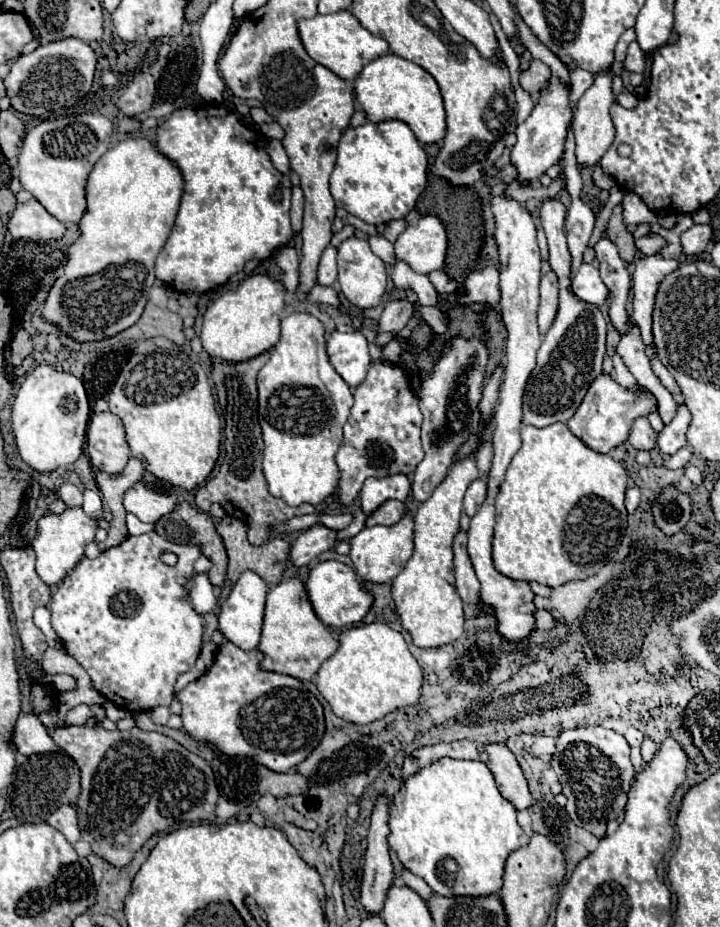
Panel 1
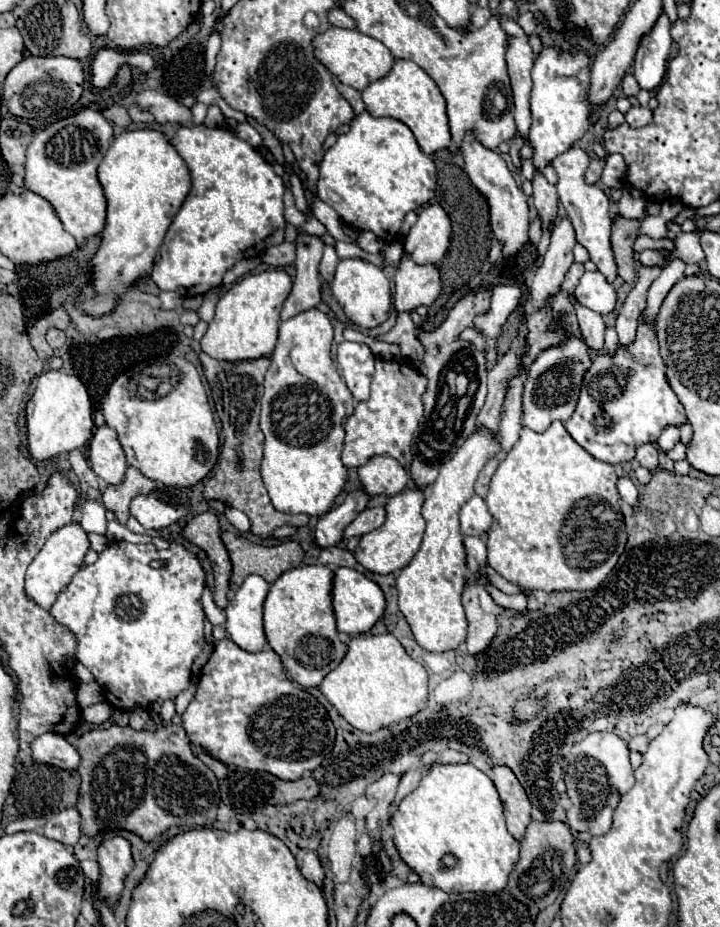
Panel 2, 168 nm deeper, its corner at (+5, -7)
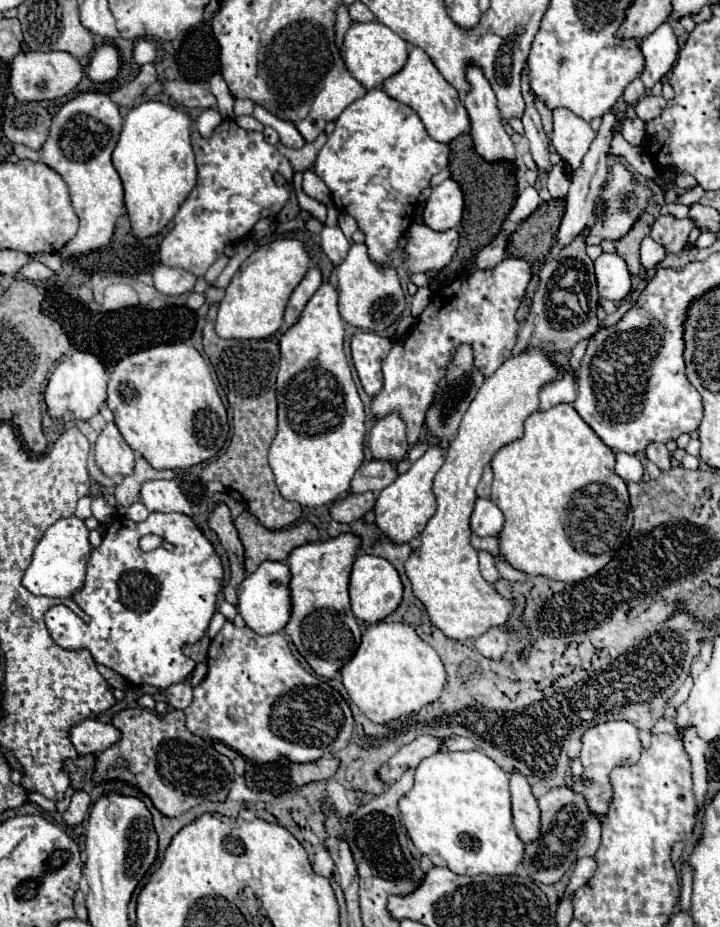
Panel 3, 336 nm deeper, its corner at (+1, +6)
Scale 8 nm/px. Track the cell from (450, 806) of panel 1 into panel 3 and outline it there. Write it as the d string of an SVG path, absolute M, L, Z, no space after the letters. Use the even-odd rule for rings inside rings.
M439 751L431 757L425 757L419 767L415 769L415 785L413 789L403 795L399 799L399 811L401 811L401 819L403 819L403 825L413 841L413 845L423 853L427 855L433 865L437 867L447 867L451 869L453 873L457 875L479 875L479 873L487 873L487 875L511 875L515 873L519 861L523 859L523 853L525 853L525 845L521 843L521 839L517 837L515 833L515 827L513 827L513 821L511 821L511 799L509 799L509 775L493 761L489 759L485 753L481 751Z

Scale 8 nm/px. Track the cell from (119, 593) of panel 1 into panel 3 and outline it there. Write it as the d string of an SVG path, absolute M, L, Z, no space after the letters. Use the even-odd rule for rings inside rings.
M151 513L145 521L135 523L127 517L117 517L105 531L103 543L93 549L87 563L85 587L73 595L73 601L91 617L93 641L91 655L97 665L105 665L123 675L133 685L169 687L181 683L195 667L195 661L183 655L185 645L197 643L217 611L217 595L223 587L223 563L207 537L183 513ZM143 535L159 535L171 549L155 549L143 553L139 539Z

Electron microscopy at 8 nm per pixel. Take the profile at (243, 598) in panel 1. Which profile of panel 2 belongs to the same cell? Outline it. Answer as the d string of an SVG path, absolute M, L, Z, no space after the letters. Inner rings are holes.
M249 574L225 608L227 634L245 652L259 652L267 648L263 634L263 600L269 584L255 574Z

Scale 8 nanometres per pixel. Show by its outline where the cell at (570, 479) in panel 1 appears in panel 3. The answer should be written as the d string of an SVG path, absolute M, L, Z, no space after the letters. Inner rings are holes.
M561 403L561 405L555 405L547 411L537 411L537 413L529 415L527 421L525 421L525 435L521 439L513 441L513 443L501 447L495 453L495 457L491 459L491 469L493 469L493 477L495 477L493 487L491 487L491 501L505 515L505 525L503 525L503 531L499 533L501 557L505 557L505 561L509 561L515 569L519 569L523 573L543 575L543 577L549 577L553 581L567 581L567 583L587 579L587 577L595 575L597 571L601 571L611 561L611 557L619 551L619 547L623 545L623 541L629 535L631 525L633 525L633 511L631 511L631 505L629 505L627 485L619 475L613 473L613 467L615 467L615 453L597 437L597 433L593 433L593 429L581 419L581 415L573 409L573 405Z

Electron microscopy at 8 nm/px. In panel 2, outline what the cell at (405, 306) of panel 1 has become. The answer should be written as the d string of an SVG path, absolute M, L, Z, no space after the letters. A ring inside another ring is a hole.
M403 254L401 266L395 276L393 308L397 314L413 312L417 306L431 306L441 290L439 268L419 266L407 254Z

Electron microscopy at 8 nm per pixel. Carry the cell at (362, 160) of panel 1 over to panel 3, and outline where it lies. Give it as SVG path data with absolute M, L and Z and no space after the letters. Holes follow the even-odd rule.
M371 89L367 91L365 97L353 101L339 115L335 131L329 135L327 143L319 151L313 171L329 187L335 207L341 213L351 215L357 221L359 229L365 233L365 245L369 257L377 265L389 267L397 259L403 261L407 257L405 249L399 247L399 239L407 233L413 221L417 197L425 187L429 187L431 177L439 173L447 163L449 163L449 147L445 143L433 141L427 135L419 115L411 107L399 103L397 99L391 99L383 89Z

